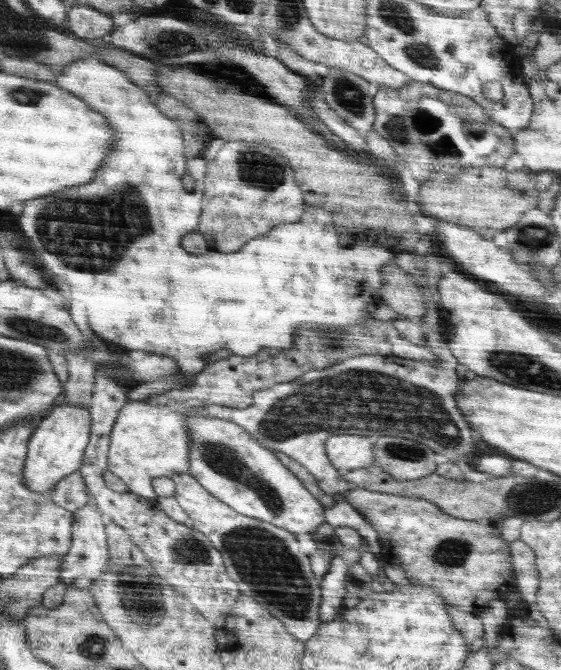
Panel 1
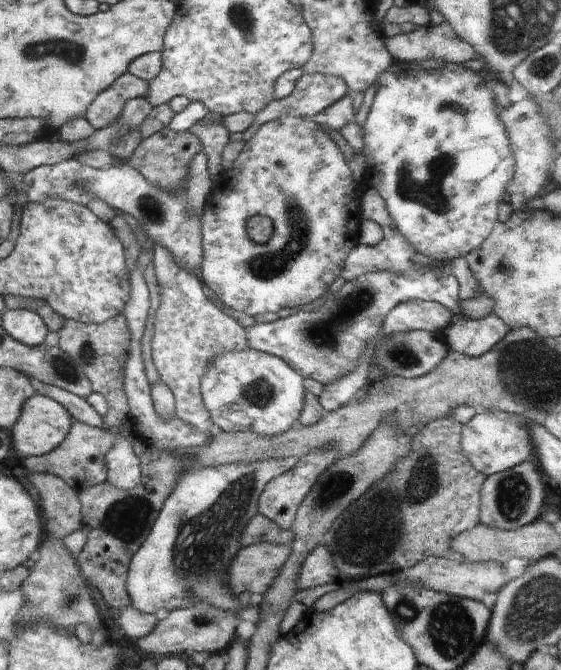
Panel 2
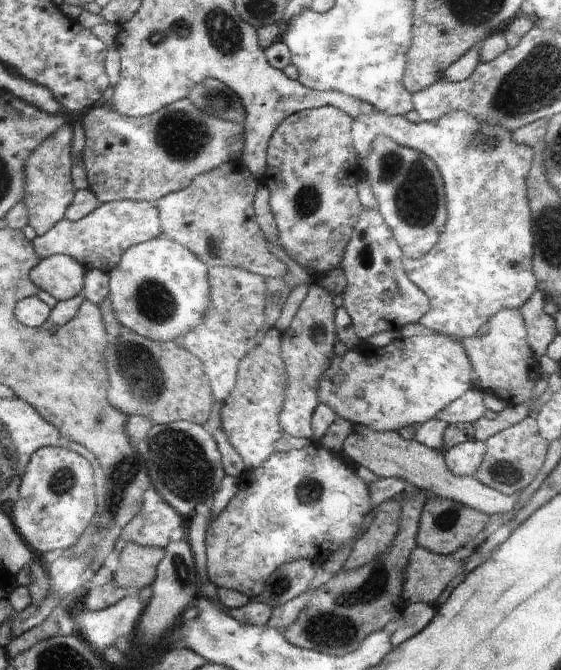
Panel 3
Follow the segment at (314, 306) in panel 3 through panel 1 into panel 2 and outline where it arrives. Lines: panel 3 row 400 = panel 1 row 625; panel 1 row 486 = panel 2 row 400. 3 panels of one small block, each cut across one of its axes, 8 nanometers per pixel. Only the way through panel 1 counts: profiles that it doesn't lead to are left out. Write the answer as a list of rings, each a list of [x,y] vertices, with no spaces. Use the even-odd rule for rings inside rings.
[[[162,243],[153,246],[154,274],[160,288],[160,306],[156,314],[152,340],[152,358],[160,380],[172,391],[176,416],[197,431],[208,433],[214,426],[208,406],[201,395],[201,383],[214,360],[222,353],[248,351],[247,330],[220,310],[207,297],[199,275],[190,267],[179,265]]]

